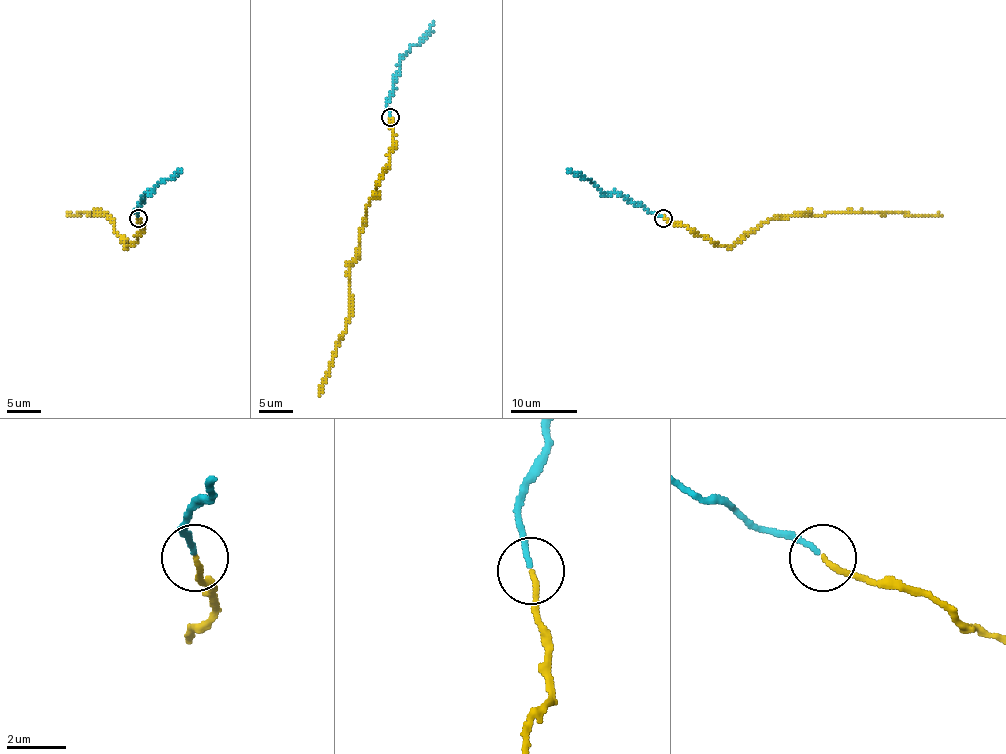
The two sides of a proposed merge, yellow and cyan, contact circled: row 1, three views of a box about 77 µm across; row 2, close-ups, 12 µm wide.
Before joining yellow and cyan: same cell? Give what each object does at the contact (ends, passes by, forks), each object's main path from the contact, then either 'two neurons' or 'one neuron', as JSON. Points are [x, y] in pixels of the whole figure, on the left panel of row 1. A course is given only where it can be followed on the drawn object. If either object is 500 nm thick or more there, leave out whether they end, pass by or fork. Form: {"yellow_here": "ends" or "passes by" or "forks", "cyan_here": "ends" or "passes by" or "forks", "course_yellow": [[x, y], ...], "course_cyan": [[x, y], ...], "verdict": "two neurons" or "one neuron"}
{"yellow_here": "ends", "cyan_here": "ends", "course_yellow": [[138, 218], [142, 230], [128, 247], [123, 245], [107, 215], [96, 215], [100, 211], [66, 215]], "course_cyan": [[138, 216], [135, 210], [147, 191], [182, 170]], "verdict": "one neuron"}

